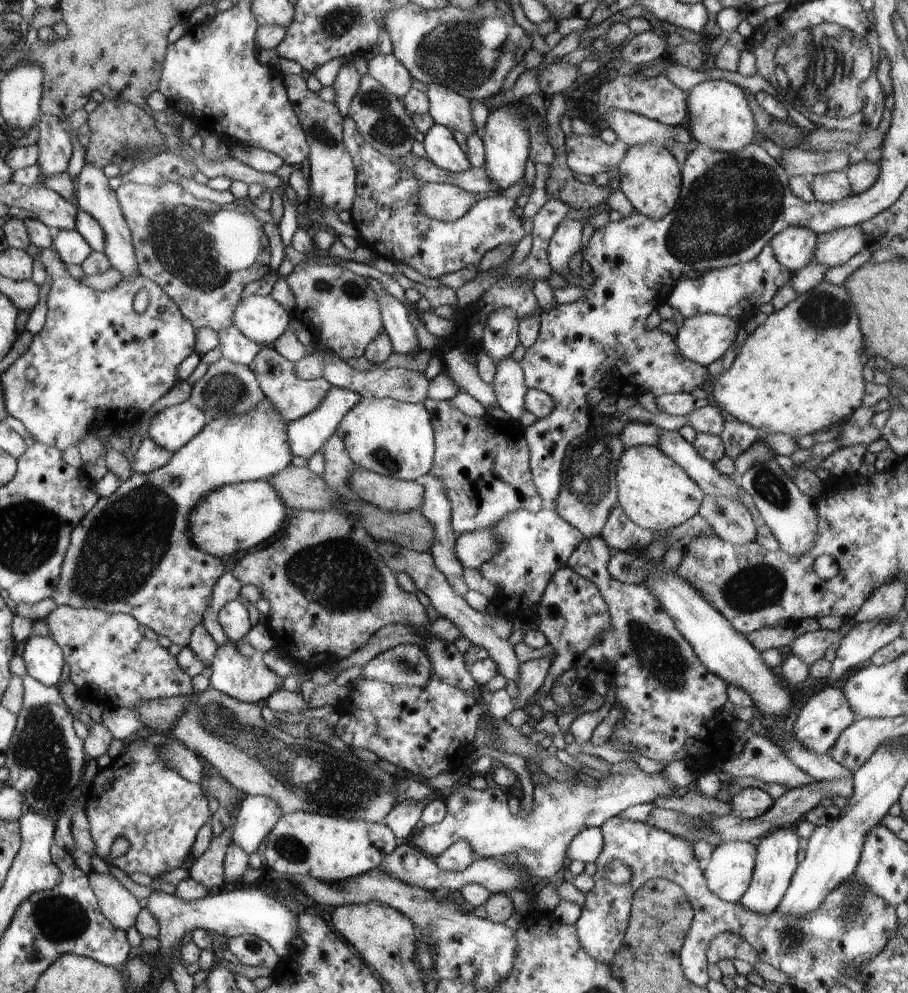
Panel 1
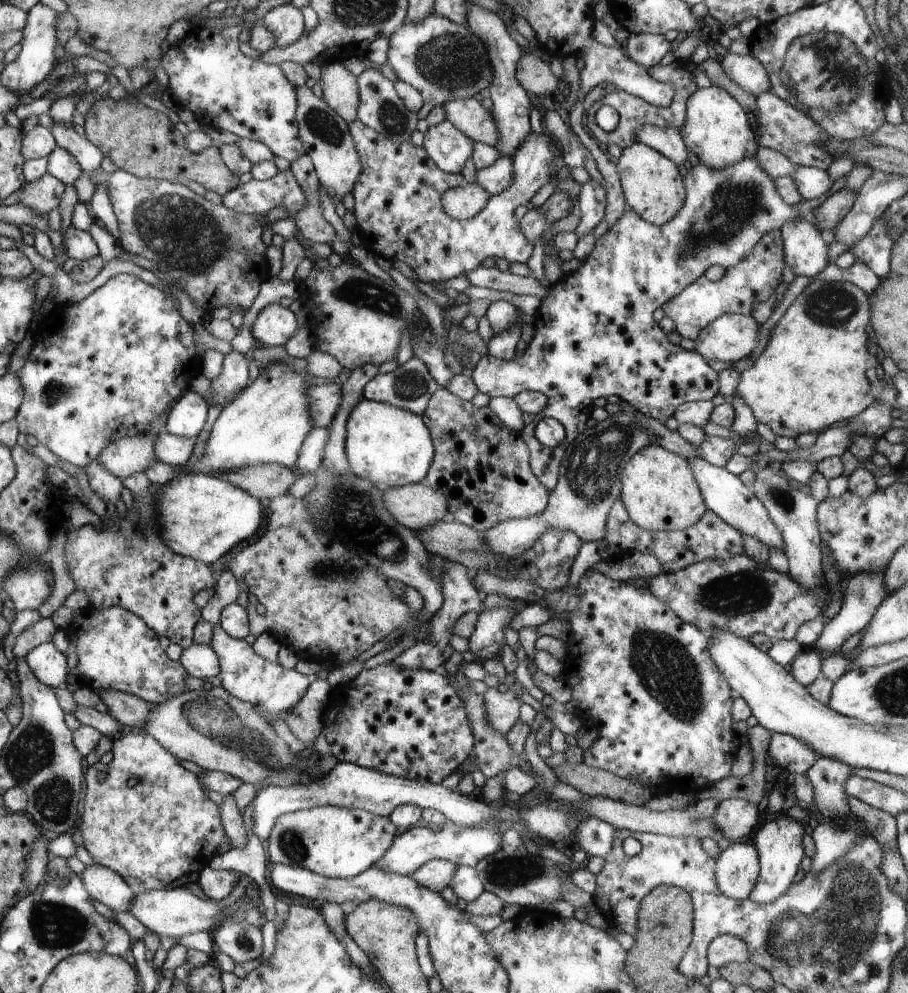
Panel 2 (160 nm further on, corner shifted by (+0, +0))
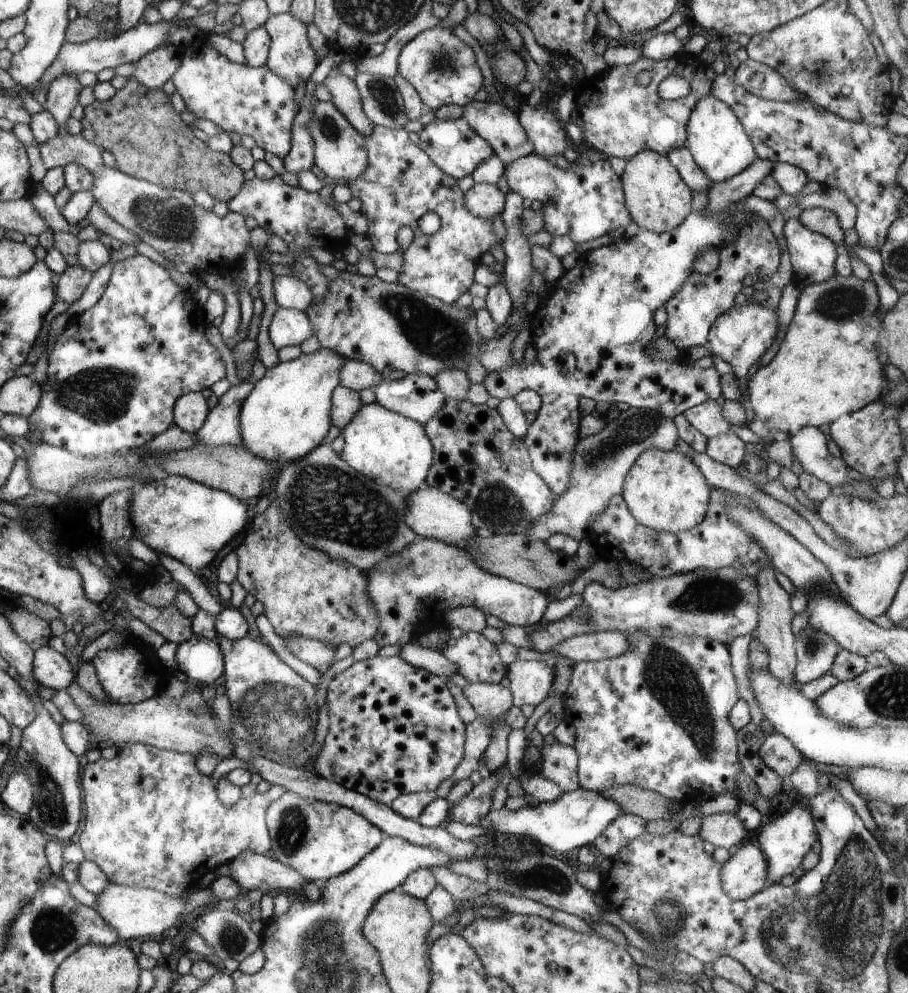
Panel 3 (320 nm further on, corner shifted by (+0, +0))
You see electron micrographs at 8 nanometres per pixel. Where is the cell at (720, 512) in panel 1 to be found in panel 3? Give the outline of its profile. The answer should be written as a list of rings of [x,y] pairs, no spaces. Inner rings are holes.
[[[768,564],[758,570],[756,574],[757,584],[760,594],[760,620],[755,632],[758,634],[758,640],[767,649],[769,653],[768,670],[786,684],[795,682],[794,672],[797,666],[796,657],[796,638],[792,632],[792,619],[795,616],[790,604],[791,595],[788,594],[778,584],[776,579],[776,570]]]

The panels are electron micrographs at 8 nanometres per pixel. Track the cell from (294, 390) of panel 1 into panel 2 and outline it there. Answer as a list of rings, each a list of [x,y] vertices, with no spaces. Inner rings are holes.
[[[339,383],[316,384],[307,391],[309,411],[316,426],[329,429],[342,406],[342,389]]]

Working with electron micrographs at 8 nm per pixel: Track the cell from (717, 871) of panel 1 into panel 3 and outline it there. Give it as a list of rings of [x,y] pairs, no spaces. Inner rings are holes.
[[[746,842],[723,864],[721,886],[734,901],[749,899],[769,888],[766,858],[758,846]]]

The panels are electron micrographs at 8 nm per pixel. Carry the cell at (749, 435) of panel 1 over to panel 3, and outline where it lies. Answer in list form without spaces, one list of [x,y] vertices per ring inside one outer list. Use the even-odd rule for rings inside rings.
[[[750,300],[744,306],[732,306],[730,310],[718,316],[708,334],[706,346],[713,357],[721,358],[730,364],[740,382],[740,398],[743,404],[748,388],[748,371],[772,346],[778,334],[778,314],[768,306],[760,306],[755,300]]]

